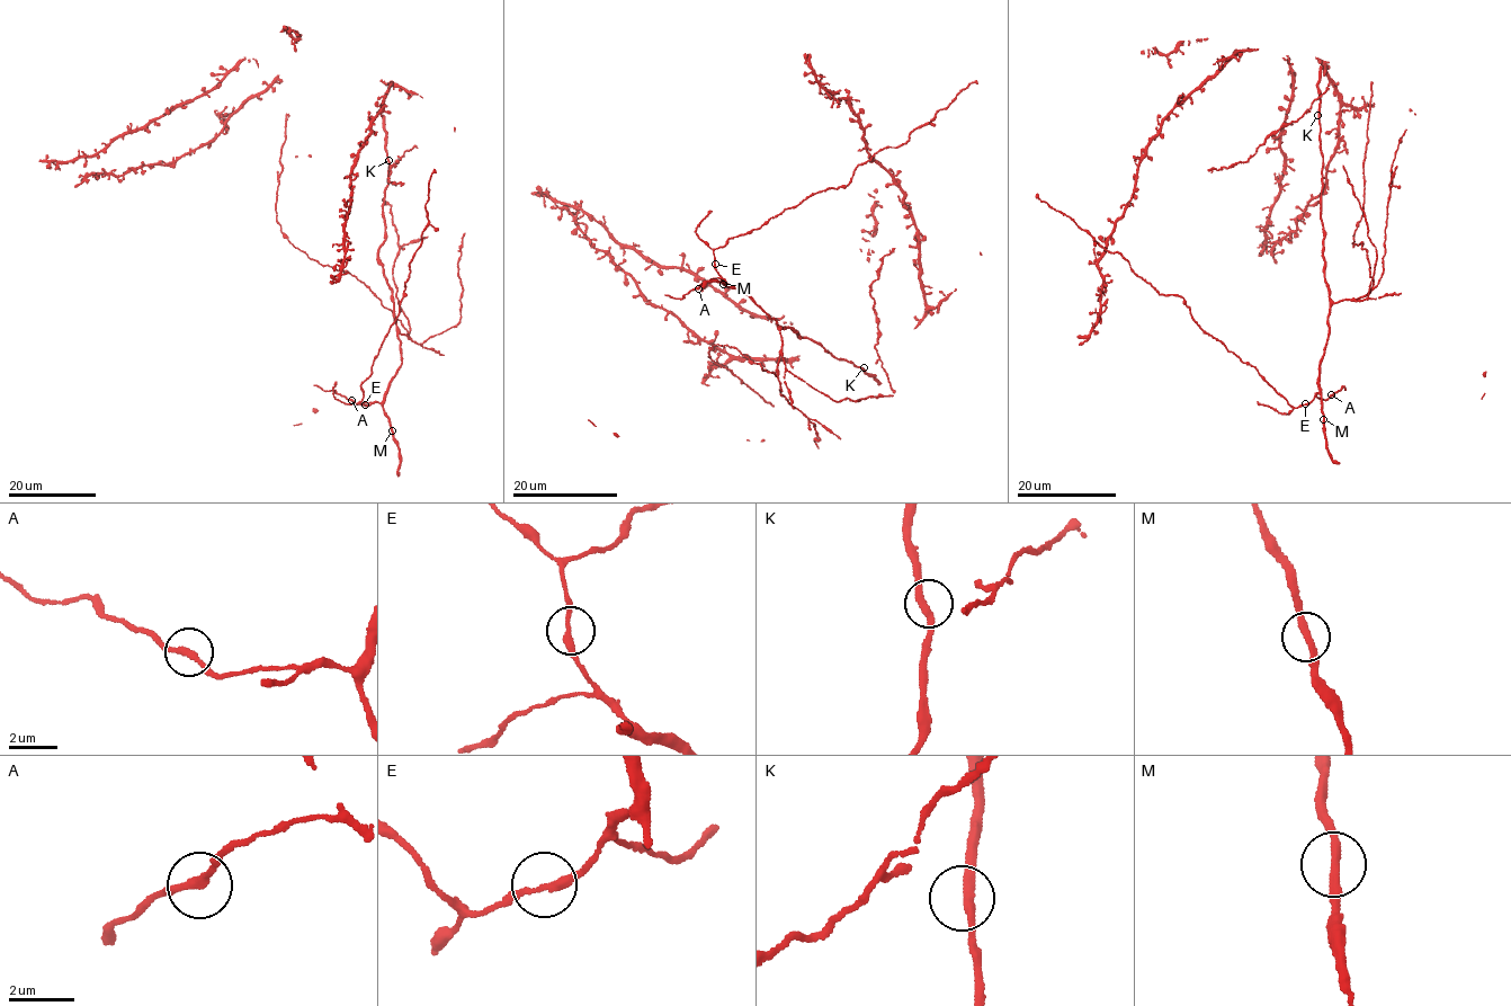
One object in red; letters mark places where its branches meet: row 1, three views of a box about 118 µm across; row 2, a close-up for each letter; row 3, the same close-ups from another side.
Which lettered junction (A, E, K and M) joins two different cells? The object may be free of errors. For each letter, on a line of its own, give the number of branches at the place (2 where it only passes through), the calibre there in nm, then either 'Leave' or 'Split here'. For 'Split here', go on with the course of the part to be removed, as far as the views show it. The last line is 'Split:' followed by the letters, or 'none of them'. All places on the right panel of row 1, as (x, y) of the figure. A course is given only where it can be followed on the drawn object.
A: Branches: 2. Thickness 240 nm. Leave
E: Branches: 2. Thickness 240 nm. Leave
K: Branches: 2. Thickness 260 nm. Leave
M: Branches: 2. Thickness 240 nm. Leave
Split: none of them

